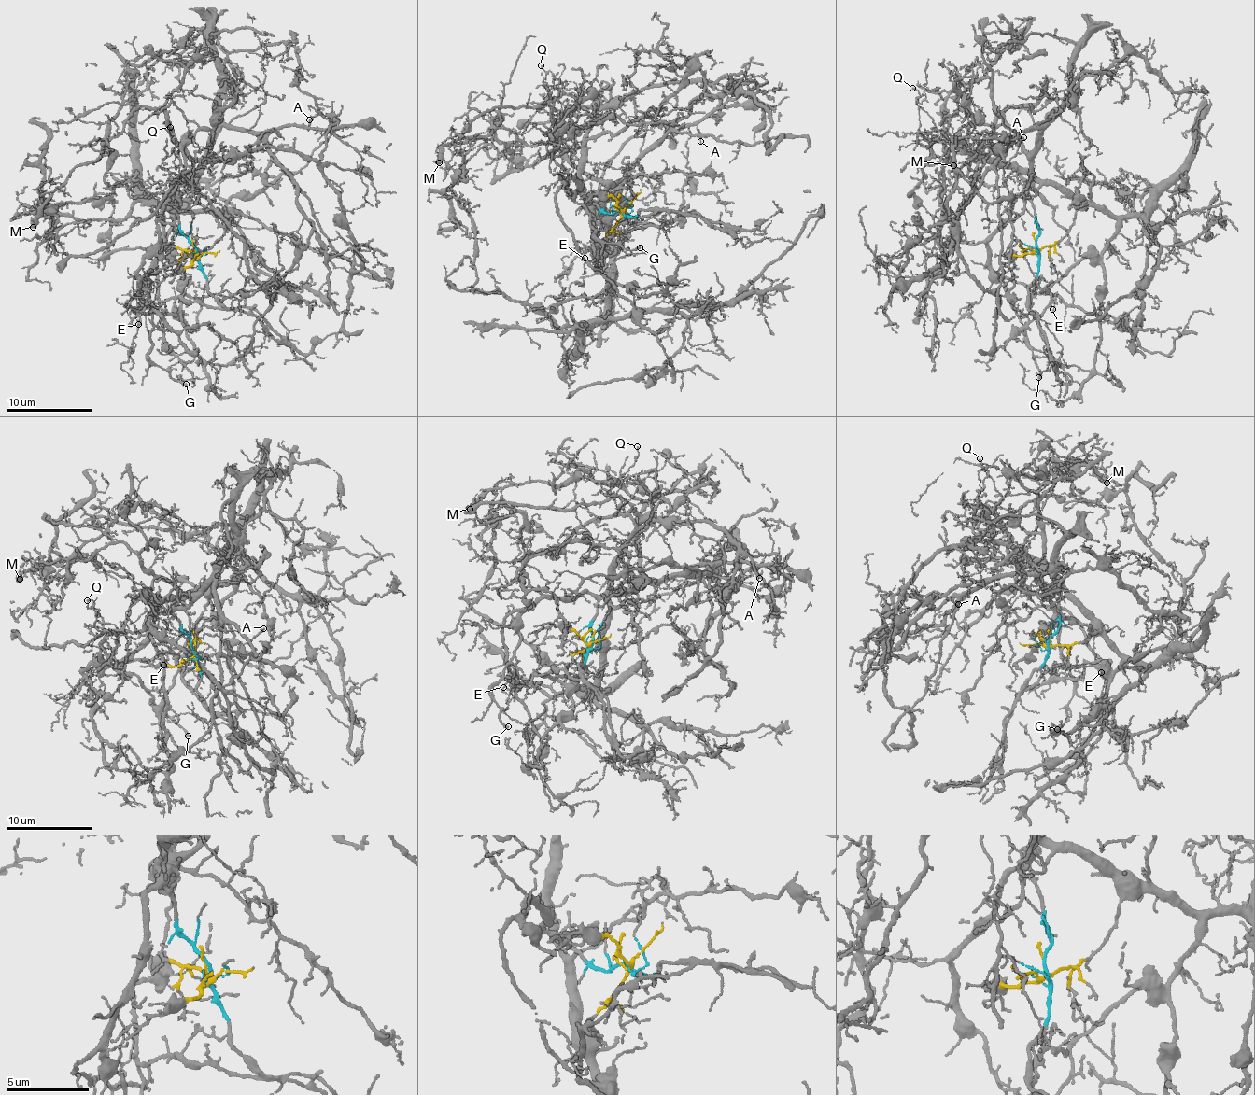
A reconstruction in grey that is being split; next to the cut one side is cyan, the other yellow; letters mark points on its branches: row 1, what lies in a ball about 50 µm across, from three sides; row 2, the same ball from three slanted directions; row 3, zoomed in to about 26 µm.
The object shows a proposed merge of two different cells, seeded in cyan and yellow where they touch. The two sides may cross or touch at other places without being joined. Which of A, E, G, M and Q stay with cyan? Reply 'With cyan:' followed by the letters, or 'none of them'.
With cyan: A, E, G, M, Q

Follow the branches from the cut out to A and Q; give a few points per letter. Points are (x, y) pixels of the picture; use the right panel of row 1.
A: (1036, 245), (1038, 226), (1029, 189), (1039, 127), (1012, 137), (1008, 134), (1004, 138), (1008, 142), (1023, 136)
Q: (1036, 245), (1032, 158), (1023, 142), (1003, 124), (967, 124), (954, 135), (926, 140), (919, 92), (911, 88)

